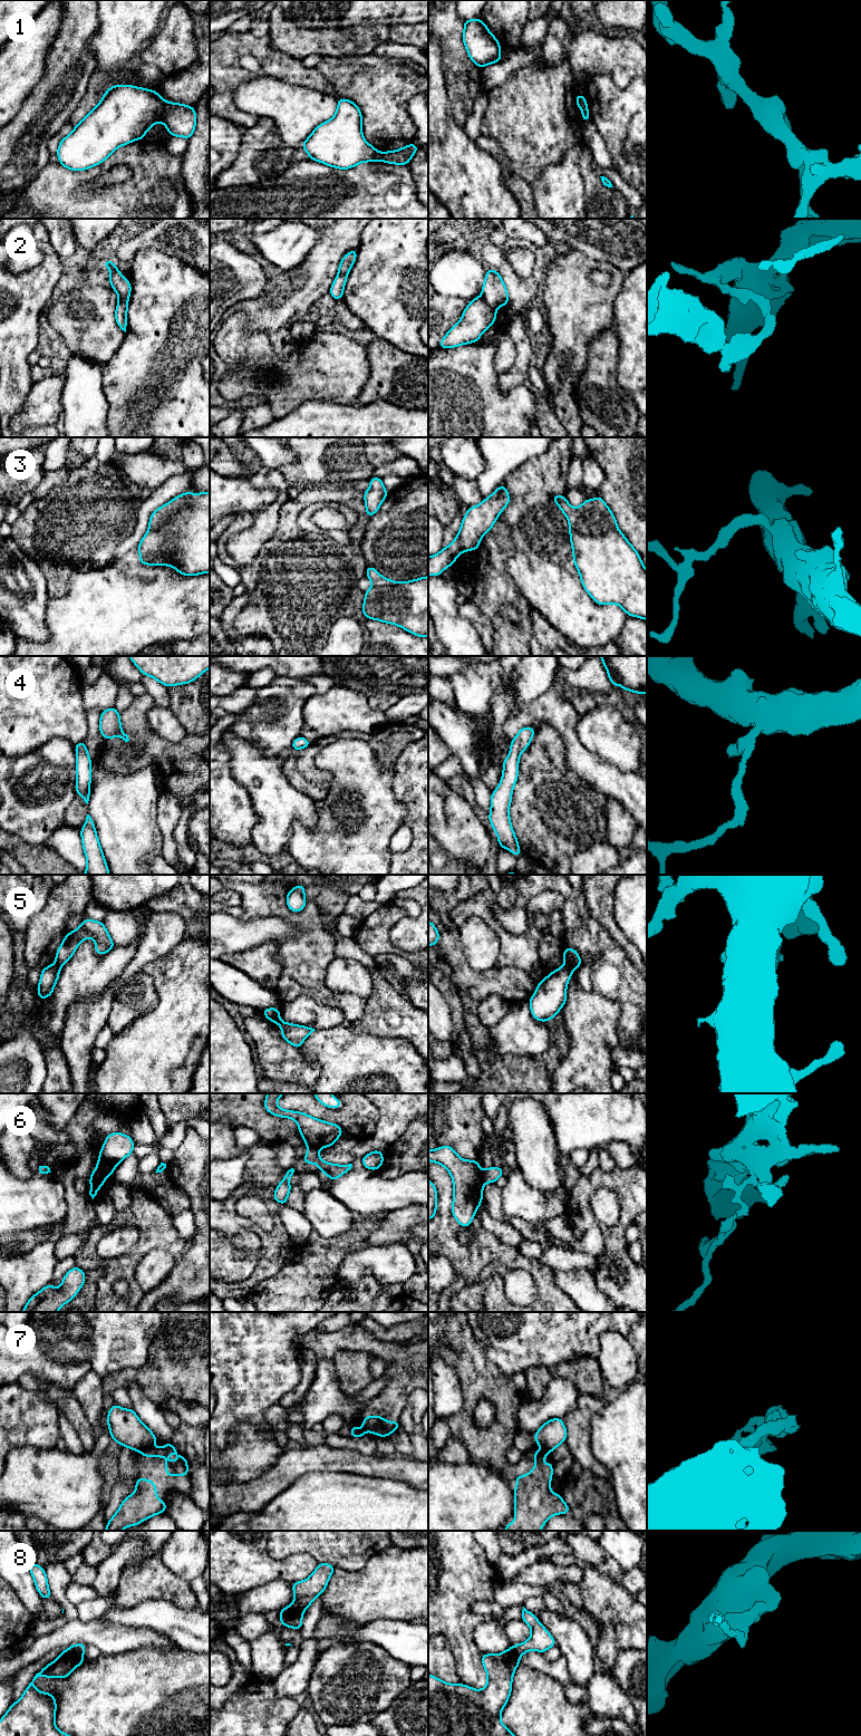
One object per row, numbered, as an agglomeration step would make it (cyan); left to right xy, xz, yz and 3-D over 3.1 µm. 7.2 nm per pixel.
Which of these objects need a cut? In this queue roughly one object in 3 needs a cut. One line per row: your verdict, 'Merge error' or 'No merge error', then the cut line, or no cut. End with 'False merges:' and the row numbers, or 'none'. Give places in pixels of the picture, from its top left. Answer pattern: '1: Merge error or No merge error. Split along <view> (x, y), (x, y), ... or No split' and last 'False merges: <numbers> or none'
1: Merge error. Split along xy (164, 100), (158, 119)
2: Merge error. Split along yz (482, 296), (494, 310)
3: No merge error. No split
4: No merge error. No split
5: Merge error. Split along yz (566, 963), (576, 967)
6: Merge error. Split along yz (482, 1172), (482, 1179), (484, 1182)
7: Merge error. Split along yz (545, 1449), (549, 1452)
8: Merge error. Split along xz (301, 1616), (289, 1618), (282, 1623)
False merges: 1, 2, 5, 6, 7, 8

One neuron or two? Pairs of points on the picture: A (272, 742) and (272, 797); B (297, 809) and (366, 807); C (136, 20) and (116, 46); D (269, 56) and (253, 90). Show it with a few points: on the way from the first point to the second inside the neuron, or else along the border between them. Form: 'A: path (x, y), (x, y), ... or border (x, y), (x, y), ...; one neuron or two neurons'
A: border (249, 742), (268, 755), (288, 751); two neurons
B: border (316, 802), (311, 828), (293, 822); two neurons
C: path (129, 27), (117, 39); one neuron
D: border (239, 60), (250, 55), (265, 74), (286, 82); two neurons

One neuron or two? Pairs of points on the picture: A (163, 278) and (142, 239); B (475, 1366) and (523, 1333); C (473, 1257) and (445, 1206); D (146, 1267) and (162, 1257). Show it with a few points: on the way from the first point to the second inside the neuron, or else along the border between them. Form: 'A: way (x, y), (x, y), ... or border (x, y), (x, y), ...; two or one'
A: border (173, 256), (156, 249), (139, 248), (127, 266); two
B: border (474, 1334), (484, 1348), (485, 1356), (506, 1375); two
C: way (458, 1250), (445, 1236), (445, 1221); one
D: way (150, 1267), (158, 1261); one

